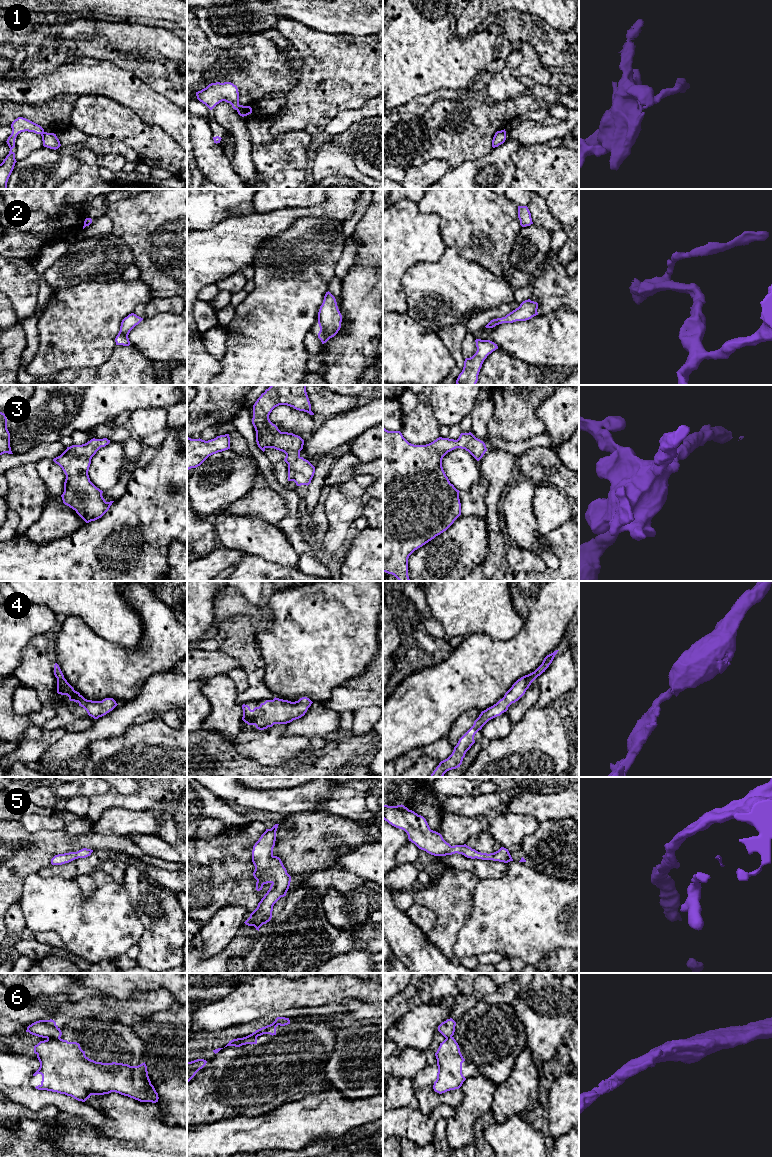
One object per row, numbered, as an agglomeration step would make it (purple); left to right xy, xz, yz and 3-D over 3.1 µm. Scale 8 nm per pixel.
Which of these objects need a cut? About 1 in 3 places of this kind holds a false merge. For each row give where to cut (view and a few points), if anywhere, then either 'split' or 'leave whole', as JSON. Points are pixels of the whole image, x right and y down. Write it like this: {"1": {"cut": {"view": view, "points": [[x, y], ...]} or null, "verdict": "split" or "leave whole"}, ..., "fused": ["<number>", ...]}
{"1": {"cut": {"view": "xz", "points": [[239, 105], [236, 109]]}, "verdict": "split"}, "2": {"cut": null, "verdict": "leave whole"}, "3": {"cut": null, "verdict": "leave whole"}, "4": {"cut": null, "verdict": "leave whole"}, "5": {"cut": null, "verdict": "leave whole"}, "6": {"cut": {"view": "xy", "points": [[59, 1037], [49, 1037], [47, 1039]]}, "verdict": "split"}, "fused": ["1", "6"]}

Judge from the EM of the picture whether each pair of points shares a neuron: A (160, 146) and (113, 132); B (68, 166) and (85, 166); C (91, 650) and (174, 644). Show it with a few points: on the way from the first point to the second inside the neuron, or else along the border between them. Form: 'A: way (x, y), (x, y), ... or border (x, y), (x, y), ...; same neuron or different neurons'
A: way (148, 141), (134, 132), (125, 132); same neuron
B: border (77, 167), (66, 178); different neurons
C: way (112, 657), (151, 657), (153, 655); same neuron

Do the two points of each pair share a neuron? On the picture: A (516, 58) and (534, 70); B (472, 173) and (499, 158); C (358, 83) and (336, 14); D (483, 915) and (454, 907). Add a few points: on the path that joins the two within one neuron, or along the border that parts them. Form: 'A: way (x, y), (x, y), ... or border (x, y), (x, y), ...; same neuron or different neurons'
A: border (520, 49), (522, 61), (512, 70), (516, 78); different neurons
B: way (476, 165), (484, 165), (491, 161); same neuron
C: border (319, 30), (365, 36); different neurons
D: border (475, 888), (472, 893), (470, 913), (457, 931); different neurons

